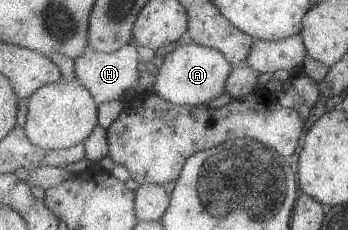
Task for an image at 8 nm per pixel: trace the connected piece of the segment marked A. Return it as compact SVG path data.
M185 39L168 53L163 65L157 71L153 91L170 103L181 106L205 106L227 91L232 75L231 63L216 48L209 48Z

